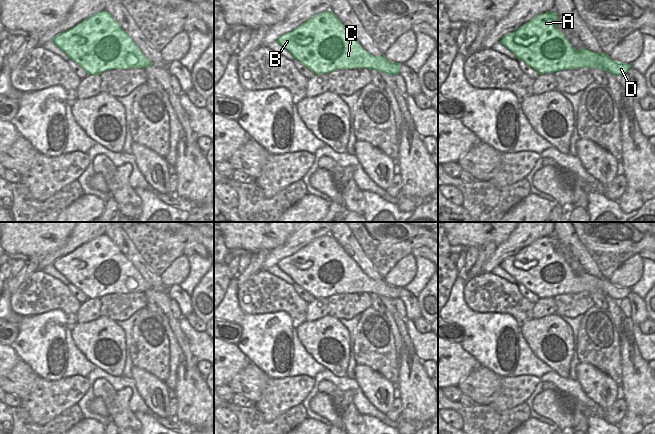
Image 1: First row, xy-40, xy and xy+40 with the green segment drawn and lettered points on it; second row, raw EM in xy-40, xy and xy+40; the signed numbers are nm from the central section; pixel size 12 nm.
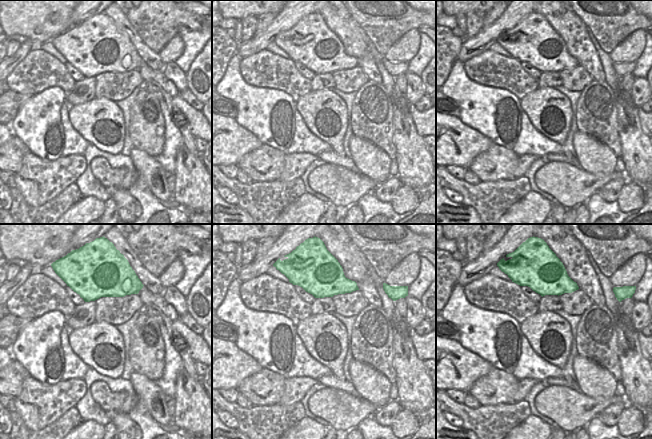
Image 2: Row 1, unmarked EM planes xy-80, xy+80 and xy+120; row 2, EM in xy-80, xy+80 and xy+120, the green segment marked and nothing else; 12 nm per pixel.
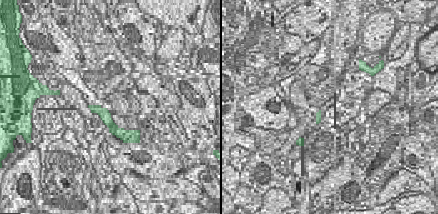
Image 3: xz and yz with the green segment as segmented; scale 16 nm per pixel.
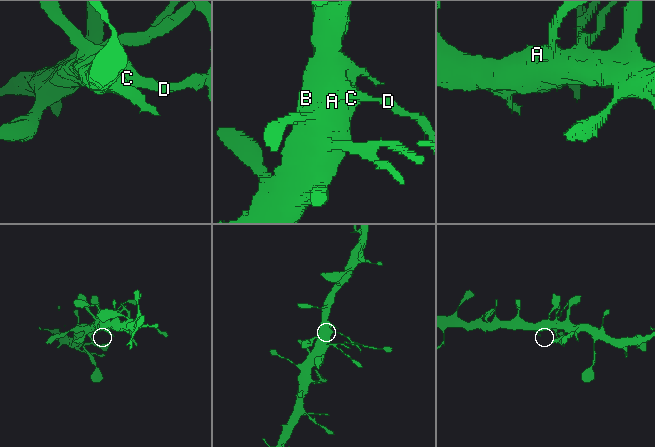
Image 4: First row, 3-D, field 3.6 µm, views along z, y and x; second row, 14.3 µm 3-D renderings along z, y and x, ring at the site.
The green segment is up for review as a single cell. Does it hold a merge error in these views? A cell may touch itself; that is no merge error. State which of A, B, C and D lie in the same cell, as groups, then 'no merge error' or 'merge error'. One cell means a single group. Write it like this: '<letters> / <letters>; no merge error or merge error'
A B C / D; merge error

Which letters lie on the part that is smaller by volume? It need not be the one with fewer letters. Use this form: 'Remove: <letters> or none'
Remove: D

